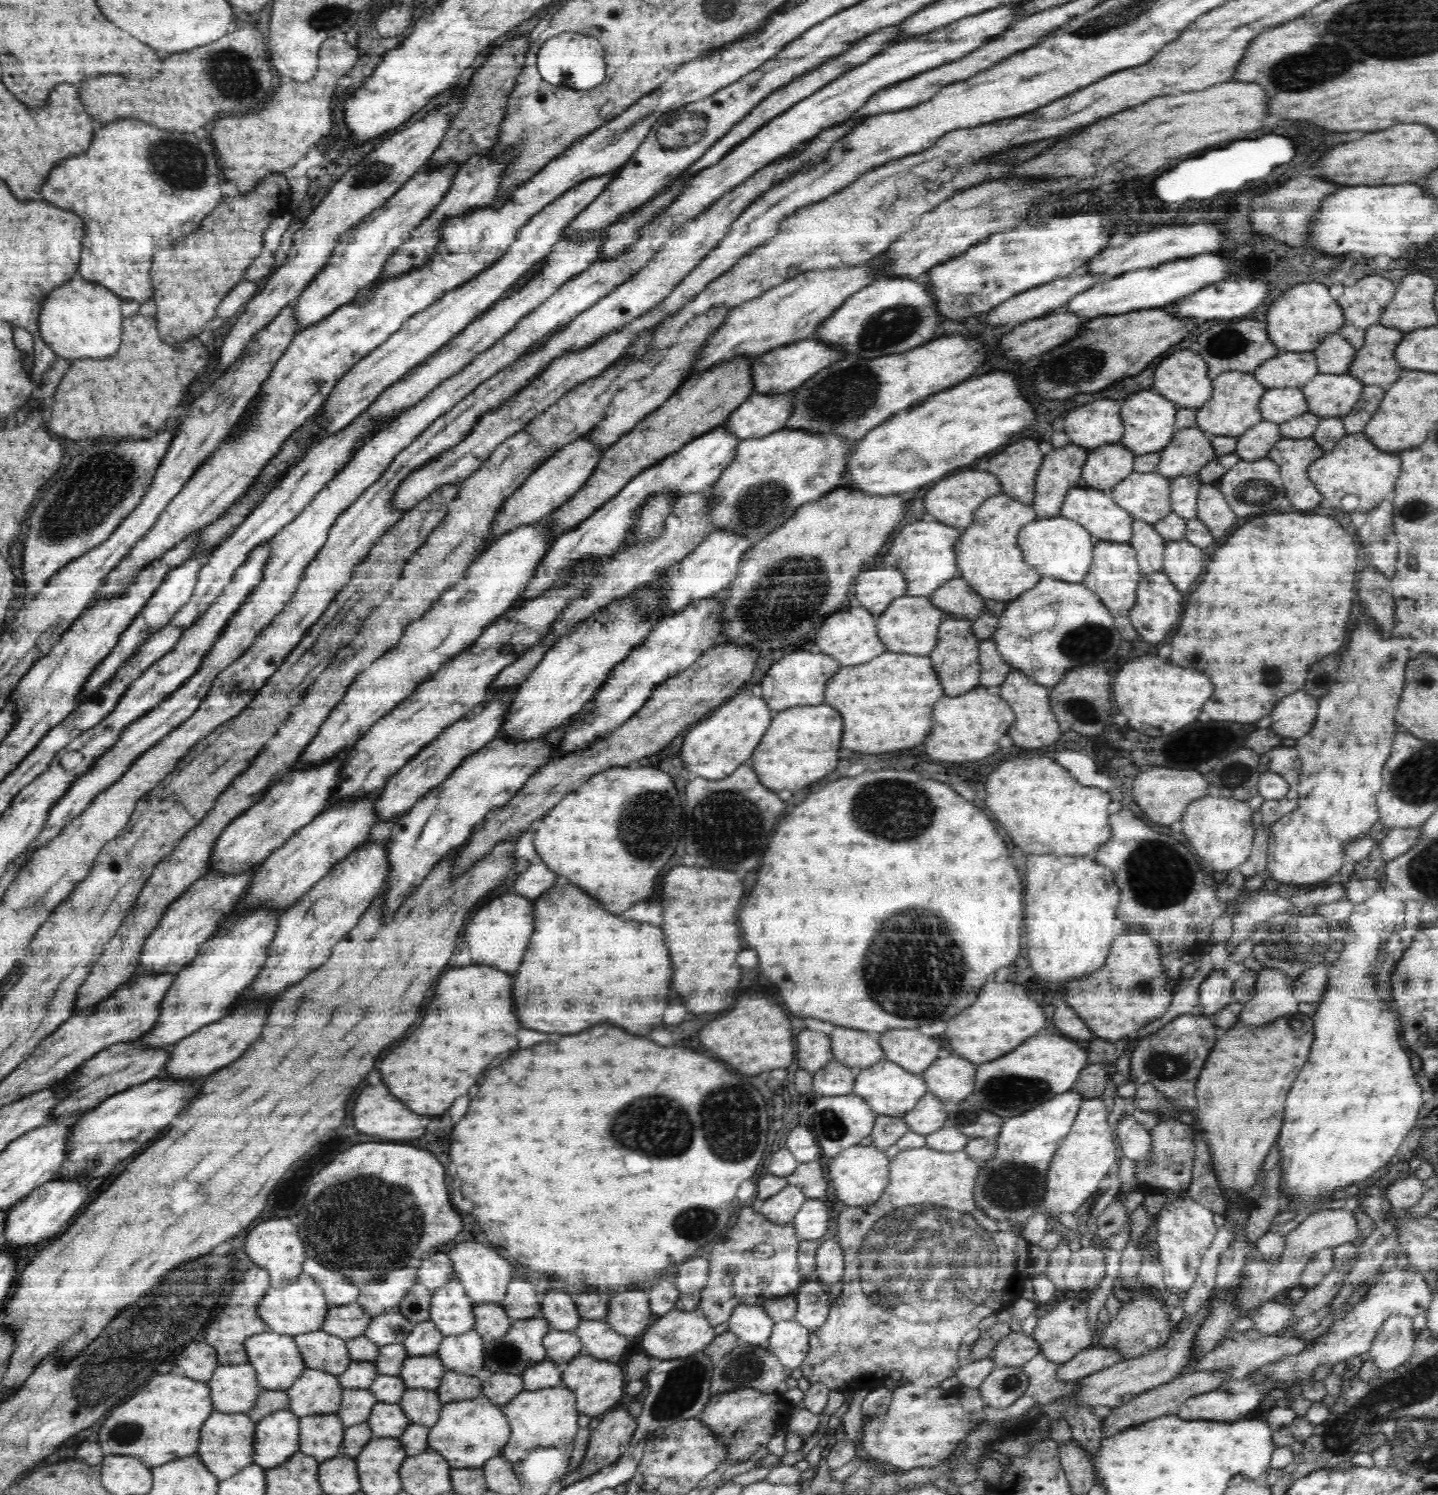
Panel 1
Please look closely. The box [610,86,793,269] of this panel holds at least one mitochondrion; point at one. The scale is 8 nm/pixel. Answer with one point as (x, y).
(677, 132)

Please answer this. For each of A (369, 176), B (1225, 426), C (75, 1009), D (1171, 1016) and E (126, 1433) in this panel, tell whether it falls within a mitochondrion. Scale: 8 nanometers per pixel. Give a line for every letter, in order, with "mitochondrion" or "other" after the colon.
A: mitochondrion
B: other
C: other
D: other
E: mitochondrion

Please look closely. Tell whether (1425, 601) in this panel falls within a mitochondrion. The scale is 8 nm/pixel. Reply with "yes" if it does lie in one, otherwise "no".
no

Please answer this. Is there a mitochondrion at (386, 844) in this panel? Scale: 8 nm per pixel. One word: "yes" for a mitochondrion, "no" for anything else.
no

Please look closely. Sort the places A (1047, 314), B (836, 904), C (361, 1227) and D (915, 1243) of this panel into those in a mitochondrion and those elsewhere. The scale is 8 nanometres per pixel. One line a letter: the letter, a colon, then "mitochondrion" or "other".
A: other
B: other
C: mitochondrion
D: mitochondrion

